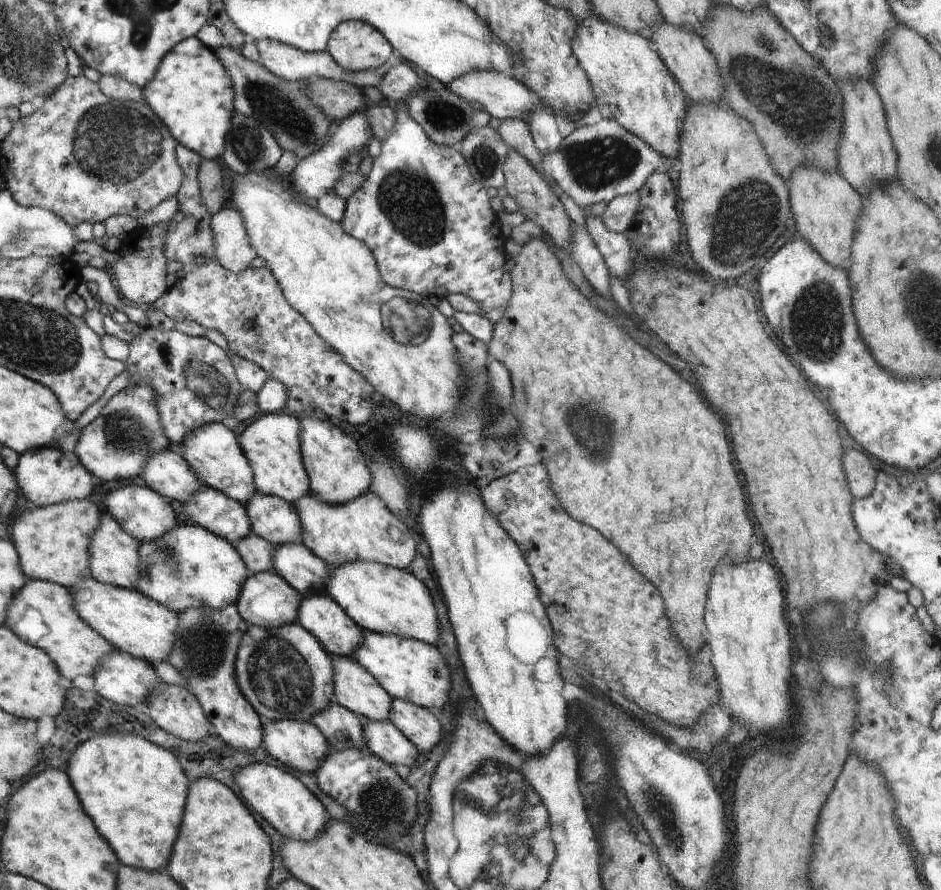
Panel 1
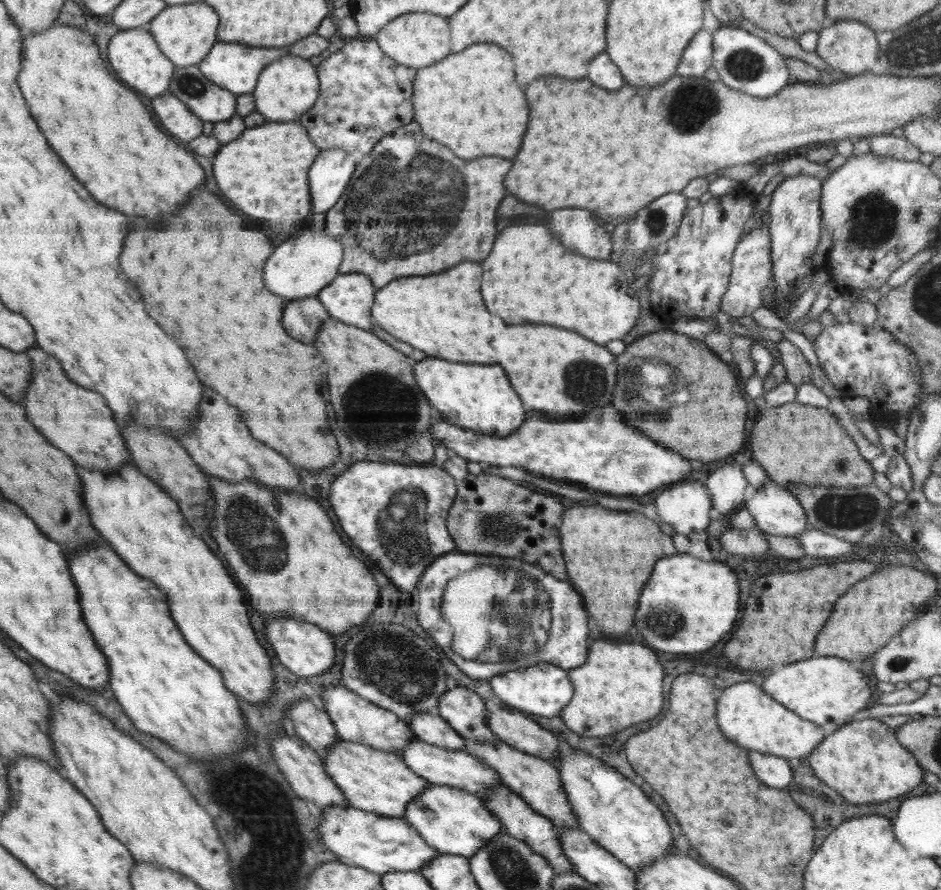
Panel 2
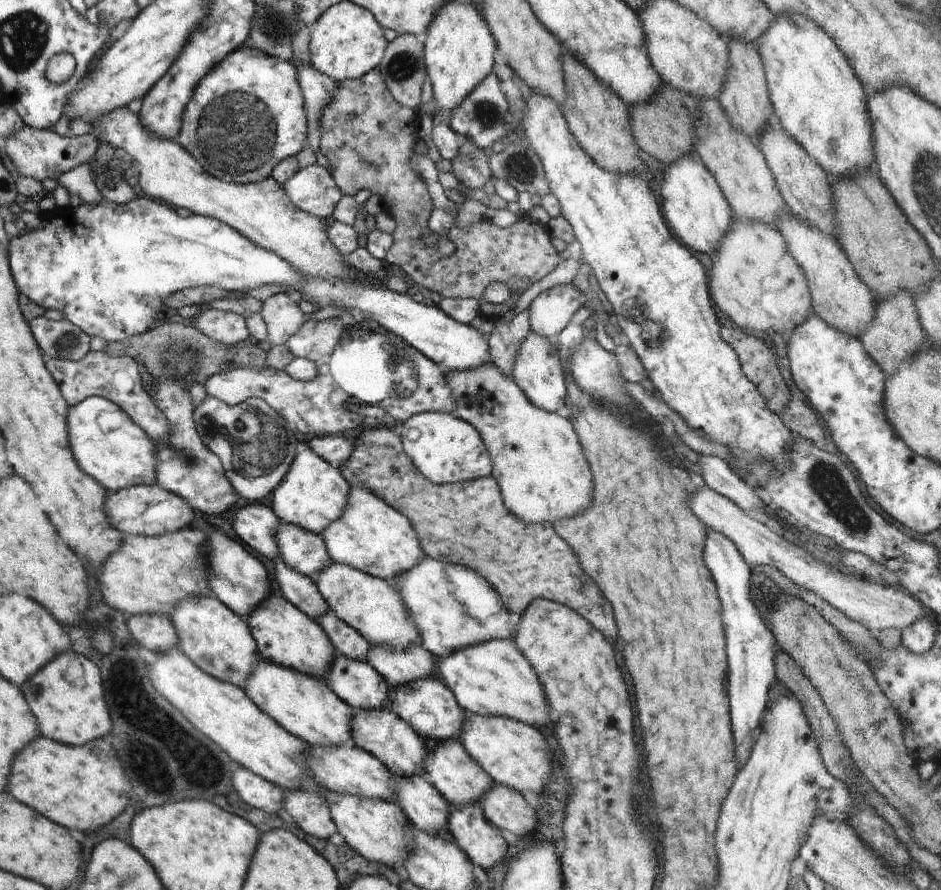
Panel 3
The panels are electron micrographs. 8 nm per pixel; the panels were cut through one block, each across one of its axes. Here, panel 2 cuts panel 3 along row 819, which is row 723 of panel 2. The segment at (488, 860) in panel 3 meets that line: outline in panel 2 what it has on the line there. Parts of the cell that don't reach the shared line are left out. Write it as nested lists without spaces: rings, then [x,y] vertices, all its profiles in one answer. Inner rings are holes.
[[[456,685],[446,689],[438,701],[439,715],[464,739],[496,742],[496,734],[488,728],[486,706],[480,696]]]

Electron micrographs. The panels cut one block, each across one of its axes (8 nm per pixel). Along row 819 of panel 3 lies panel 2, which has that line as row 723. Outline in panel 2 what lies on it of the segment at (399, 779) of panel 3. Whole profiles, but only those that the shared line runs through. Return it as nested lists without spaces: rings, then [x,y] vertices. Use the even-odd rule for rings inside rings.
[[[437,708],[423,713],[412,713],[406,723],[418,740],[450,751],[465,749],[464,738],[439,715]]]

